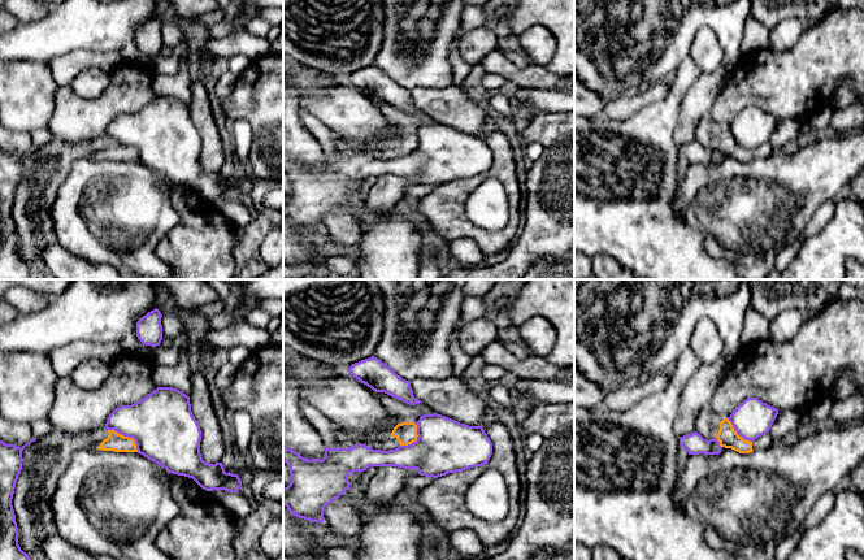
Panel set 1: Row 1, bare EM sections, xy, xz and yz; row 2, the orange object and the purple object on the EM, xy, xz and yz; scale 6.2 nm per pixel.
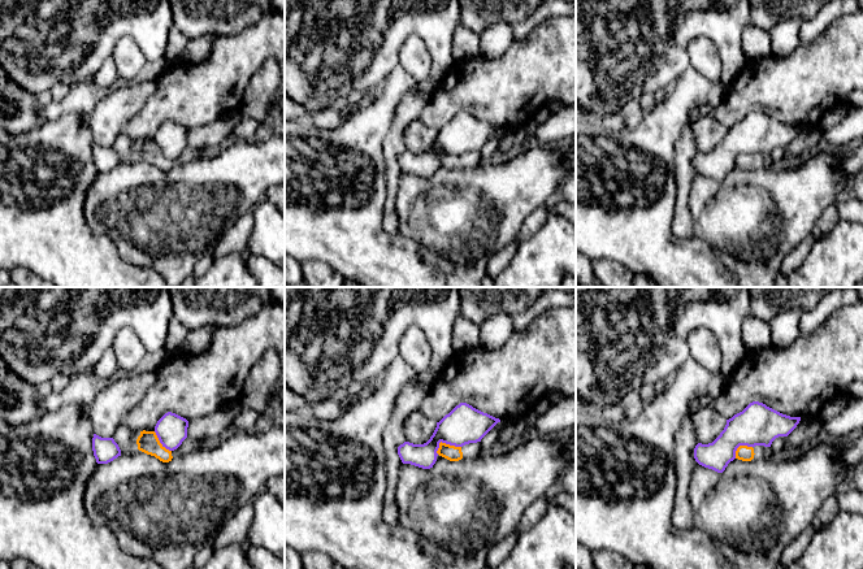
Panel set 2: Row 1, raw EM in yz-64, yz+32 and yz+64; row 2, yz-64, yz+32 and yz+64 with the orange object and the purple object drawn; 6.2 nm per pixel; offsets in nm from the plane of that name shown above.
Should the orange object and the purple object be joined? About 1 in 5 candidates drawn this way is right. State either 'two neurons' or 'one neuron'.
two neurons

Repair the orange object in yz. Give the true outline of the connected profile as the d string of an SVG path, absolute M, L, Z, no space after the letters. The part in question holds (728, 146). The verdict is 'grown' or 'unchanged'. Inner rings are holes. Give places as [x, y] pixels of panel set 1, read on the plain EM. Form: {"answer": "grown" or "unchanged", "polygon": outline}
{"answer": "grown", "polygon": "M724 127L720 131L720 139L716 147L720 151L721 156L731 157L739 162L750 162L755 159L765 159L773 153L769 142L759 146L752 151L743 148L737 143L728 127Z"}

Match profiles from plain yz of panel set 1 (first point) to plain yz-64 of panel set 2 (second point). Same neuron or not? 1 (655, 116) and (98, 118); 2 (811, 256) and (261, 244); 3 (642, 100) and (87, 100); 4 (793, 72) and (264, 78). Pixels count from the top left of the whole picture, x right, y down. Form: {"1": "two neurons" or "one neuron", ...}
{"1": "two neurons", "2": "one neuron", "3": "one neuron", "4": "two neurons"}

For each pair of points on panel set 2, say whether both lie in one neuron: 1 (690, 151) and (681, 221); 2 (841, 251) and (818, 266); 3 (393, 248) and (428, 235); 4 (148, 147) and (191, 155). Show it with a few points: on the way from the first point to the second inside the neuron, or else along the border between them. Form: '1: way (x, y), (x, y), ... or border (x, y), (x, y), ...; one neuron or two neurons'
1: way (684, 168), (681, 204); one neuron
2: way (836, 256), (823, 266); one neuron
3: border (399, 234), (411, 238), (420, 255), (432, 265); two neurons
4: way (157, 157), (163, 163), (181, 160); one neuron

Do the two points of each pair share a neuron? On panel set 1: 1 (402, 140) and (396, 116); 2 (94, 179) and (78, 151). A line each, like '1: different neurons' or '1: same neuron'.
1: same neuron
2: different neurons

